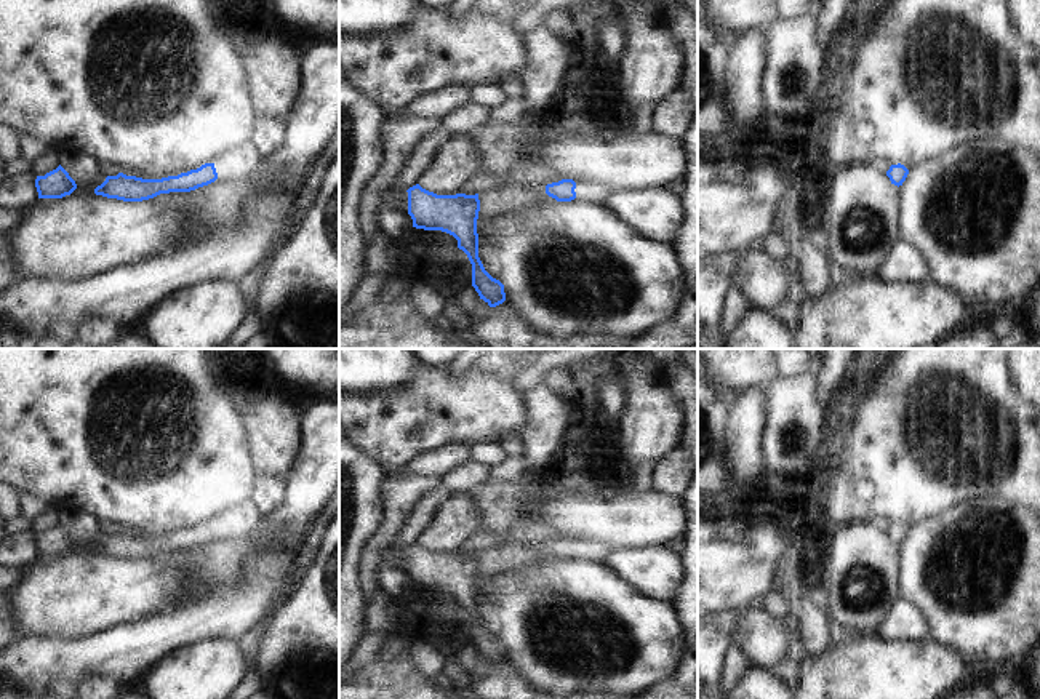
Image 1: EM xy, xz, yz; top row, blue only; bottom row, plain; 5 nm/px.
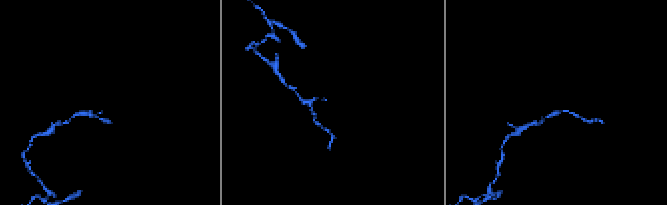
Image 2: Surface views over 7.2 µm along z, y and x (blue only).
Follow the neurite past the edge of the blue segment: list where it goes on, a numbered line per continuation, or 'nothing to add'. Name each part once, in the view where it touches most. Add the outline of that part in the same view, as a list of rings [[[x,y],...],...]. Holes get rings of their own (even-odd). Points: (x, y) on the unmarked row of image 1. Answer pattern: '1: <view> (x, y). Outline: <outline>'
1: xy (240, 520). Outline: [[[253,499],[245,501],[245,502],[238,504],[238,505],[234,505],[234,507],[227,509],[221,517],[218,517],[218,518],[214,520],[214,526],[216,526],[218,539],[219,539],[219,541],[226,541],[226,539],[232,539],[232,537],[235,537],[235,539],[245,537],[245,536],[251,534],[251,533],[253,533],[256,528],[259,528],[259,526],[262,526],[262,528],[267,531],[267,528],[266,528],[266,515],[262,515],[262,513],[261,513],[261,510],[256,507],[256,504],[253,502]],[[267,531],[267,536],[270,536],[270,533],[269,533],[269,531]]]

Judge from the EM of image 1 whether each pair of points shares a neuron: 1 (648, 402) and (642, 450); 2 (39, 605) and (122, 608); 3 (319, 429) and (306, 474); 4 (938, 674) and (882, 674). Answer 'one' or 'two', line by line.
1: one
2: one
3: one
4: one

